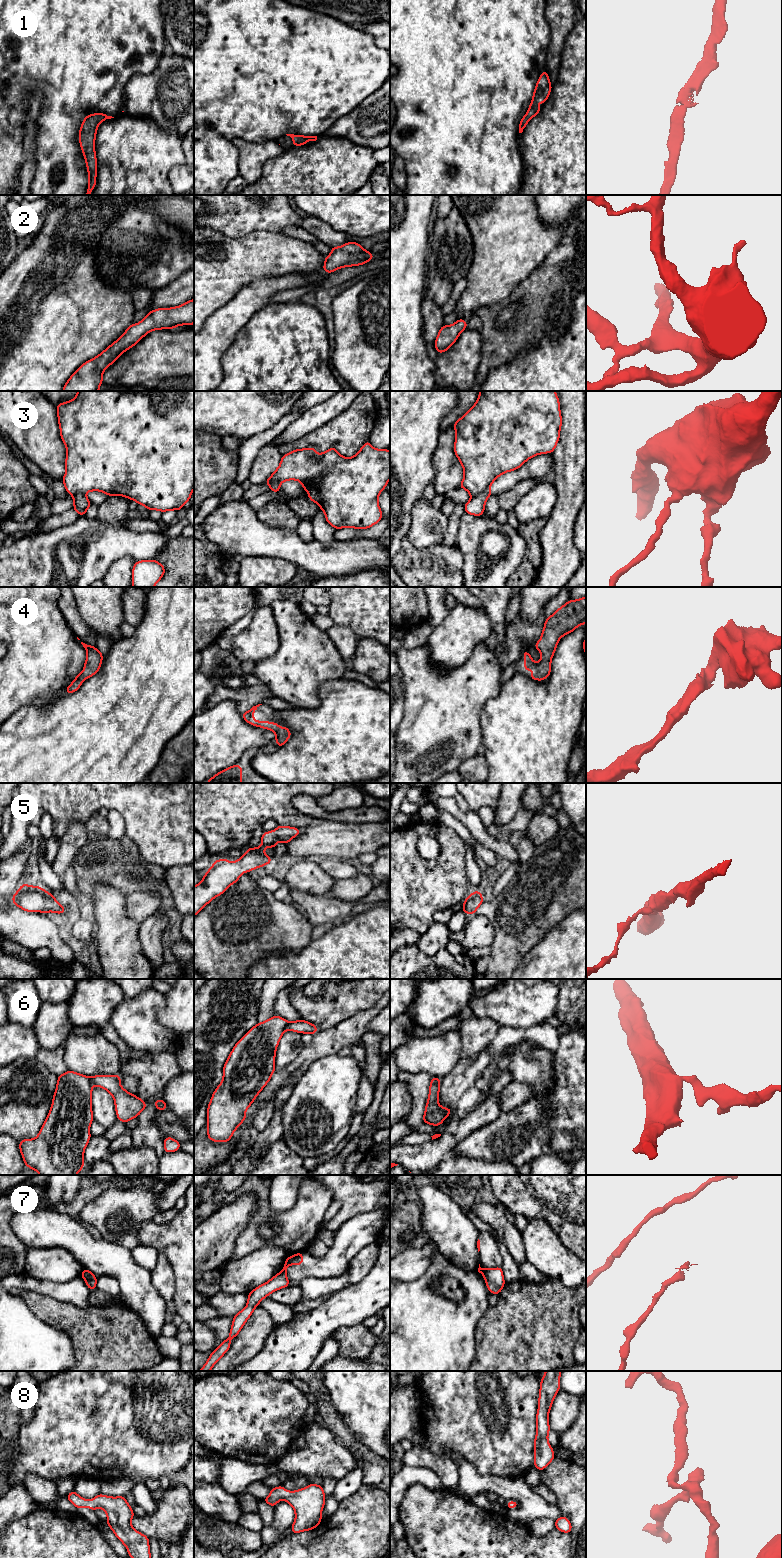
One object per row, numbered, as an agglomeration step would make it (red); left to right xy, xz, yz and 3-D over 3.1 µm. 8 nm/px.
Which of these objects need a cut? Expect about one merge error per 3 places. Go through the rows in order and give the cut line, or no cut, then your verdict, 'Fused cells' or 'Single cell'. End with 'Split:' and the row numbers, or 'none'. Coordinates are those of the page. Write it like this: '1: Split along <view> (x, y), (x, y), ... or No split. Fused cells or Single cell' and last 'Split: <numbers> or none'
1: No split. Single cell
2: No split. Single cell
3: Split along yz (488, 487), (472, 497). Fused cells
4: No split. Single cell
5: No split. Single cell
6: Split along xz (289, 1022), (285, 1029). Fused cells
7: Split along xz (282, 1270), (285, 1273). Fused cells
8: No split. Single cell
Split: 3, 6, 7

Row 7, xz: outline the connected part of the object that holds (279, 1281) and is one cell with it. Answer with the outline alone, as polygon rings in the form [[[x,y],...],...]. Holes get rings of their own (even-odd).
[[[280,1271],[269,1281],[249,1292],[246,1307],[237,1313],[233,1318],[229,1337],[224,1340],[219,1347],[215,1348],[205,1365],[199,1371],[210,1371],[211,1368],[230,1349],[230,1340],[238,1335],[245,1322],[252,1315],[254,1309],[259,1305],[262,1299],[266,1298],[272,1292],[288,1286],[290,1286],[290,1284],[286,1273],[284,1271]]]

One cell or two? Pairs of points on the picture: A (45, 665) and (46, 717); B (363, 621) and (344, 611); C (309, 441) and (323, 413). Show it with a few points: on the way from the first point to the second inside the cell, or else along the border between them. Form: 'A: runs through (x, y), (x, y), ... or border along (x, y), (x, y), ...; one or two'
A: border along (65, 693), (45, 706), (23, 707); two
B: runs through (358, 616), (353, 611), (349, 611); one
C: border along (335, 416), (294, 440); two

